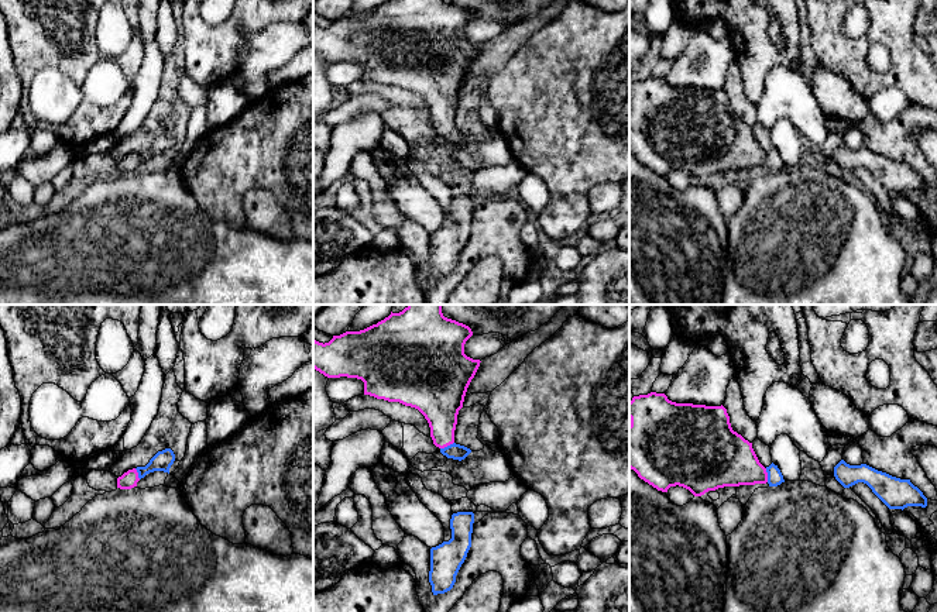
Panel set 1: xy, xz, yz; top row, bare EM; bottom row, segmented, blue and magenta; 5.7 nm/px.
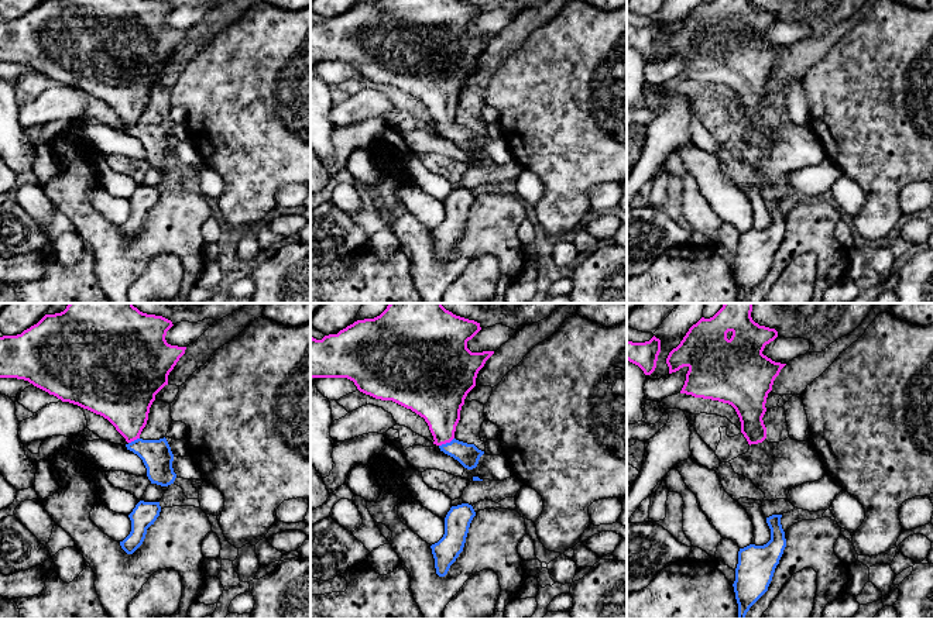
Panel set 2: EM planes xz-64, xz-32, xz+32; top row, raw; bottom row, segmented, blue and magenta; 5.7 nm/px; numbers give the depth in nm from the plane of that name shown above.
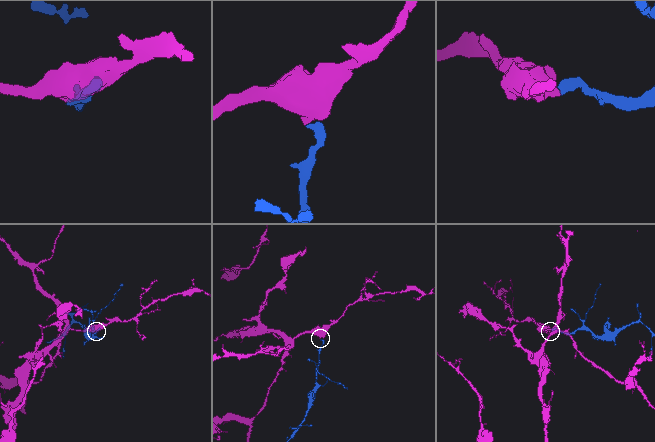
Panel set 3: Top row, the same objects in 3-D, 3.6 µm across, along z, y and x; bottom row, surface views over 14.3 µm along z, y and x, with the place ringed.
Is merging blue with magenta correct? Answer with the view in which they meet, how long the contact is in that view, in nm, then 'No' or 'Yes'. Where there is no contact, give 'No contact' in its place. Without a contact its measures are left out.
Touches blue in xz. Shared border 90 nm. Yes

